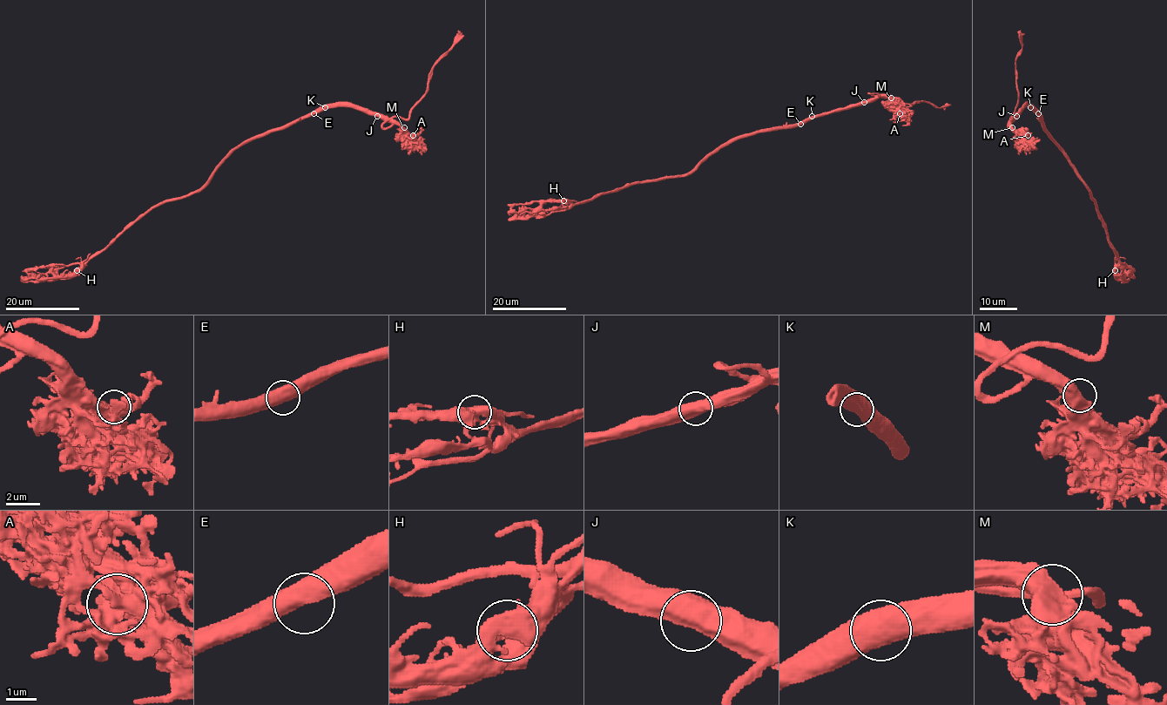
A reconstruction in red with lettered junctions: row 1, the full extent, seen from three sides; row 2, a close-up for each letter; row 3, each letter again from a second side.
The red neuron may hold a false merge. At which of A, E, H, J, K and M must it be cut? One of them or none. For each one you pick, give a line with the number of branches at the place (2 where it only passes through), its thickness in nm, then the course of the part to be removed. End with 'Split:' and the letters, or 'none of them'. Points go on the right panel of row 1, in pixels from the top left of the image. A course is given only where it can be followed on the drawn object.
Split: none of them

